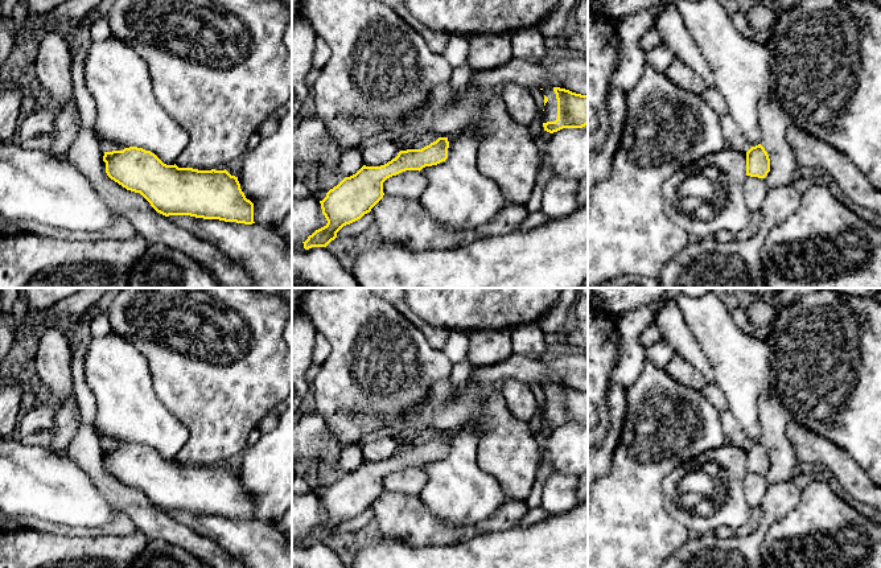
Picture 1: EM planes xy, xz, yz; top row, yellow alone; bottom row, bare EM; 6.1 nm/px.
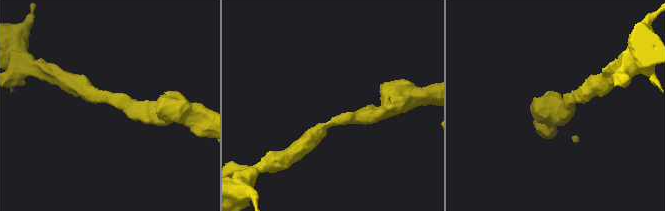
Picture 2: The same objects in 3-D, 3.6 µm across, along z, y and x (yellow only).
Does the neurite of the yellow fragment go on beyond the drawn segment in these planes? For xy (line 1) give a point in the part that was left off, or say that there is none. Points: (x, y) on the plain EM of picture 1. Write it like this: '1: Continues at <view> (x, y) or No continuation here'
1: No continuation here

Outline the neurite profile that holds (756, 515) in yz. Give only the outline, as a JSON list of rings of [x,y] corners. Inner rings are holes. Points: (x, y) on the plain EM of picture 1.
[[[757,509],[750,514],[750,519],[749,522],[742,526],[741,528],[738,528],[737,531],[734,531],[736,535],[748,535],[750,531],[753,531],[759,520],[762,518],[762,510]]]

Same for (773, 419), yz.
[[[771,391],[759,399],[761,441],[770,454],[770,468],[763,474],[767,485],[793,479],[793,470],[798,466],[799,460],[787,436],[790,420],[790,415]]]

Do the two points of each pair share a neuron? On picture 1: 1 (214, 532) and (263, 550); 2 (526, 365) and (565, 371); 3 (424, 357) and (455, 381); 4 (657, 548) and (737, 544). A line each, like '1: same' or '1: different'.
1: same
2: same
3: different
4: different

